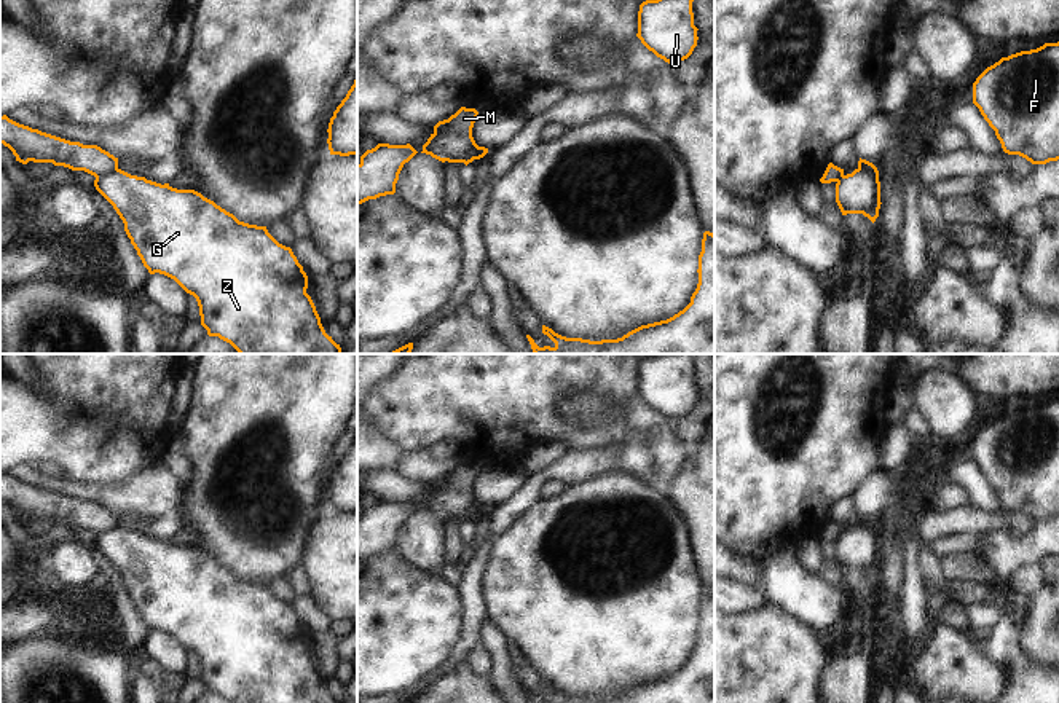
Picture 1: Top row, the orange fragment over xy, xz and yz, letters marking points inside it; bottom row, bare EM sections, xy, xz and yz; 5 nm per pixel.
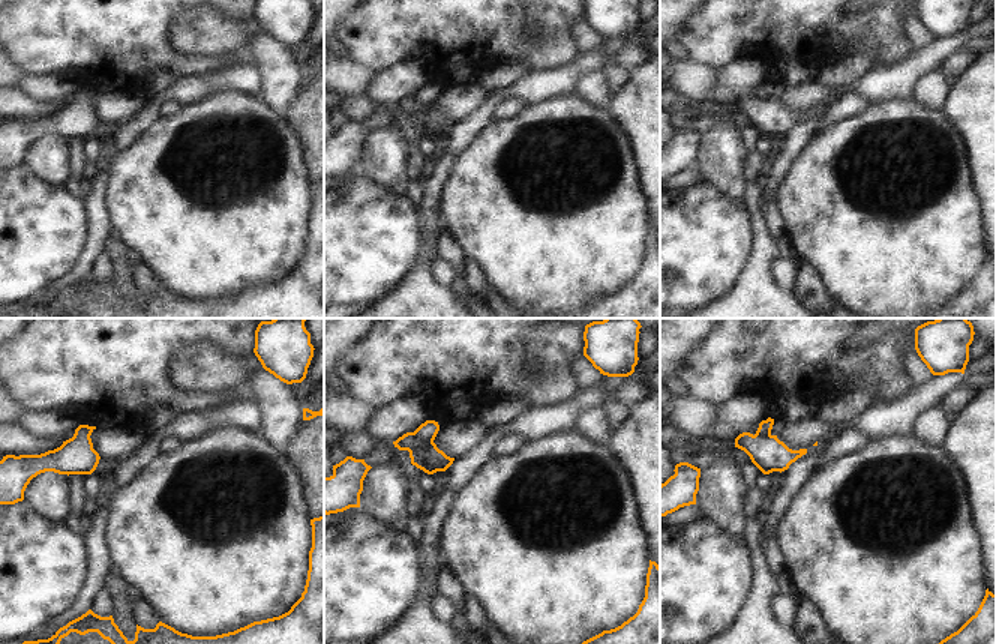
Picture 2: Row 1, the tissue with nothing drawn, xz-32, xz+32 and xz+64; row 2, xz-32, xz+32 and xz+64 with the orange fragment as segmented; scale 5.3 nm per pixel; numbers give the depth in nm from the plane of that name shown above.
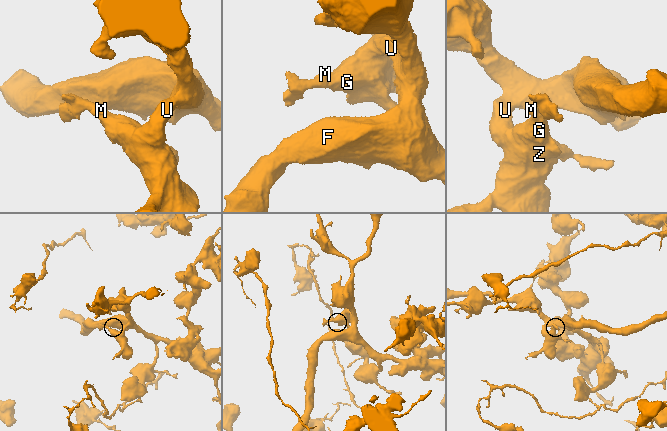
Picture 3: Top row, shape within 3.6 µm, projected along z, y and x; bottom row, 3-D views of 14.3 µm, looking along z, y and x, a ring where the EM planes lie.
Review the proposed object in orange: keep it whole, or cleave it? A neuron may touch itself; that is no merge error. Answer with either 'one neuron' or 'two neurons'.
two neurons

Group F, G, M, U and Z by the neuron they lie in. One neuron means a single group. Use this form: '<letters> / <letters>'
F G U Z / M

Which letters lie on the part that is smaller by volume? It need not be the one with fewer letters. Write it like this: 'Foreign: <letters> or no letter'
Foreign: M

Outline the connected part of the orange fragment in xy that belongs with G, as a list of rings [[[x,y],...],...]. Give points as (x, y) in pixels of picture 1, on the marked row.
[[[118,167],[96,177],[94,187],[123,220],[148,273],[174,279],[196,298],[209,336],[230,343],[239,354],[341,354],[306,293],[303,266],[266,226],[239,222],[195,190],[177,190]]]

